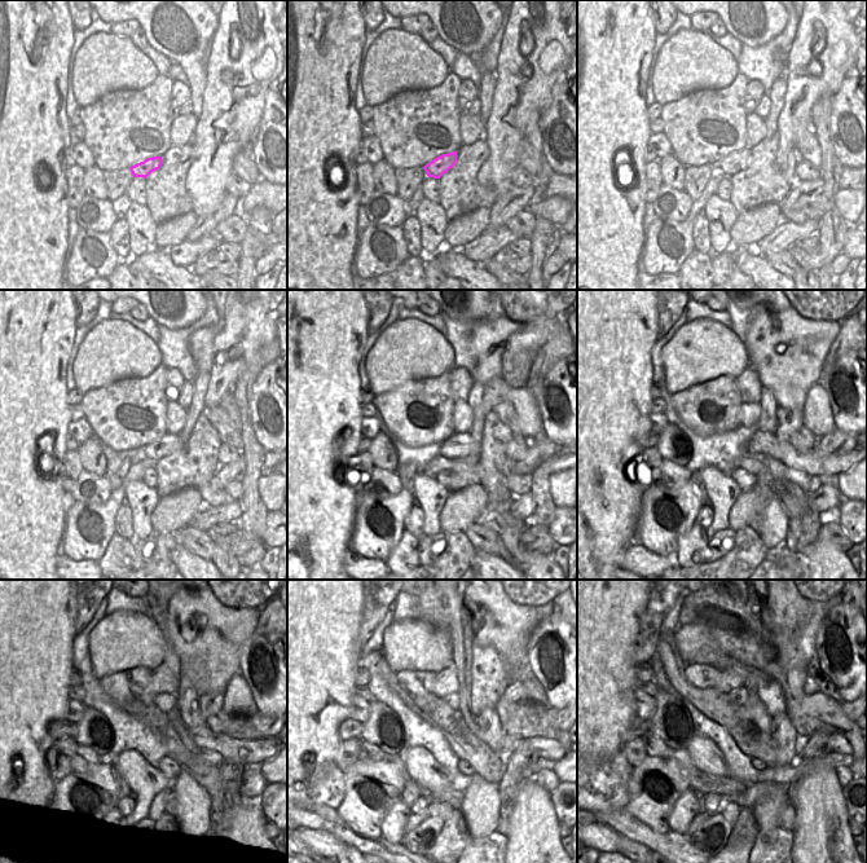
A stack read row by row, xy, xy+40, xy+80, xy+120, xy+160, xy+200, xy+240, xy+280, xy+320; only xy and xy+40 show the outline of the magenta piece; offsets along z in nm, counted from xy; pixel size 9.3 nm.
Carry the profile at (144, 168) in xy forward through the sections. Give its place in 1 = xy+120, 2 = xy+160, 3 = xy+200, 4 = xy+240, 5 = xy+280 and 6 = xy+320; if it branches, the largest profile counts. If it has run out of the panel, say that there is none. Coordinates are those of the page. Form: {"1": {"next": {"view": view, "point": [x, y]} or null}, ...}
{"1": {"next": {"view": "xy+120", "point": [168, 443]}}, "2": {"next": {"view": "xy+160", "point": [458, 445]}}, "3": {"next": {"view": "xy+200", "point": [761, 443]}}, "4": {"next": {"view": "xy+240", "point": [203, 738]}}, "5": {"next": {"view": "xy+280", "point": [538, 744]}}, "6": {"next": {"view": "xy+320", "point": [835, 743]}}}

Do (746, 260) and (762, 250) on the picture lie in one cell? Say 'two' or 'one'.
two

